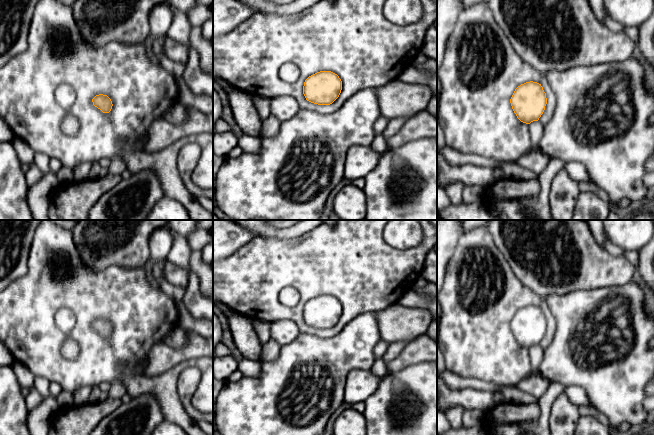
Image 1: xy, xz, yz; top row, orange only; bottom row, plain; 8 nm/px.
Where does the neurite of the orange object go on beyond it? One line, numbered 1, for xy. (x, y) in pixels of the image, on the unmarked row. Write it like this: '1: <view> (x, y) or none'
1: none

